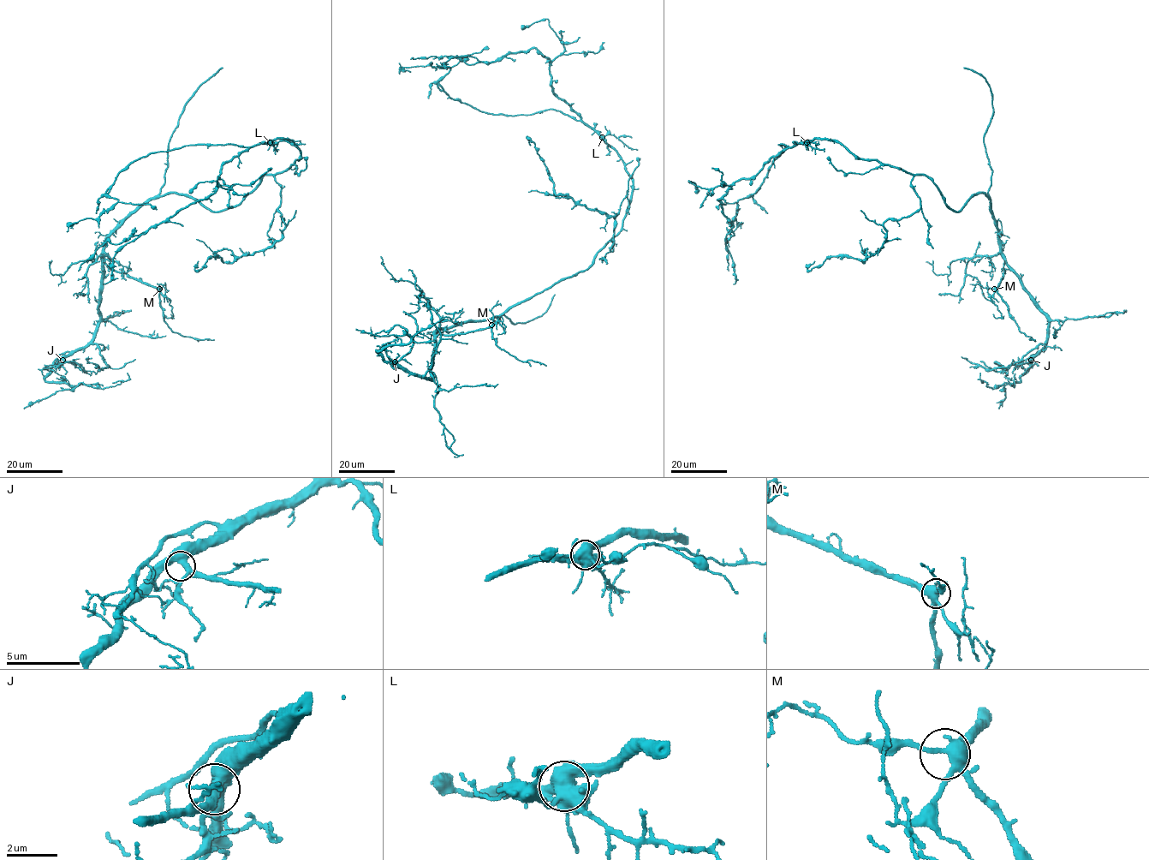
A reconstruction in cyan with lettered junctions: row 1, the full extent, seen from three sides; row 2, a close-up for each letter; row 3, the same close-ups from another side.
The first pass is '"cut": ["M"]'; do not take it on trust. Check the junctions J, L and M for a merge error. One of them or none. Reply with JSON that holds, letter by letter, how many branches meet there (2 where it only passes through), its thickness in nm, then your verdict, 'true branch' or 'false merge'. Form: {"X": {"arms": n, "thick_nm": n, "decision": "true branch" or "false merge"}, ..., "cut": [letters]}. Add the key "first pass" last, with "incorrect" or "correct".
{"J": {"arms": 4, "thick_nm": 400, "decision": "true branch"}, "L": {"arms": 5, "thick_nm": 650, "decision": "true branch"}, "M": {"arms": 4, "thick_nm": 360, "decision": "true branch"}, "cut": [], "first pass": "incorrect"}

